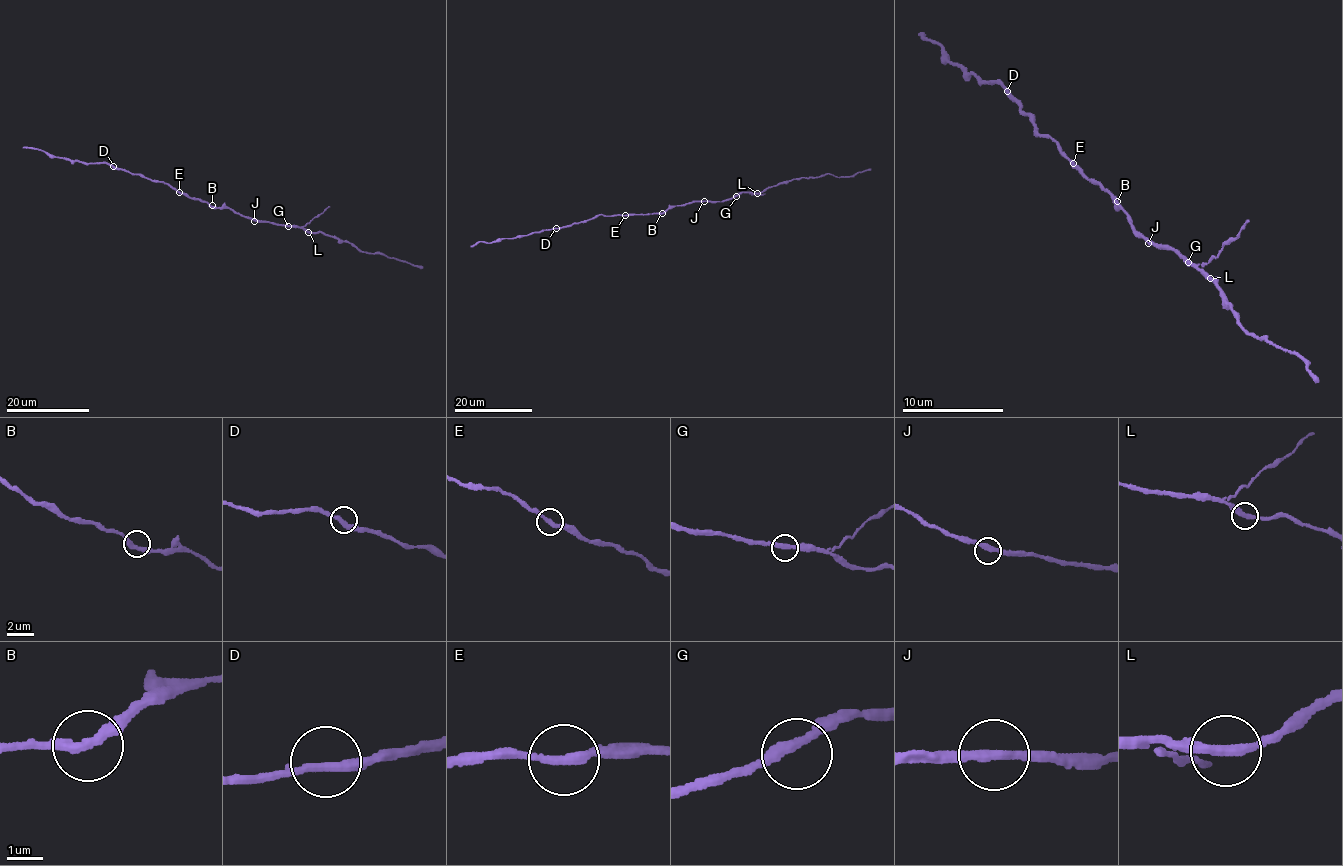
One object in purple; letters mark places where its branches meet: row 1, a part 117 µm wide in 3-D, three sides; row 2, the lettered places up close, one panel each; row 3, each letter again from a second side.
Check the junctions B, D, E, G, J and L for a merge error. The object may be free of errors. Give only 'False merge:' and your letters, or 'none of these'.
False merge: none of these

